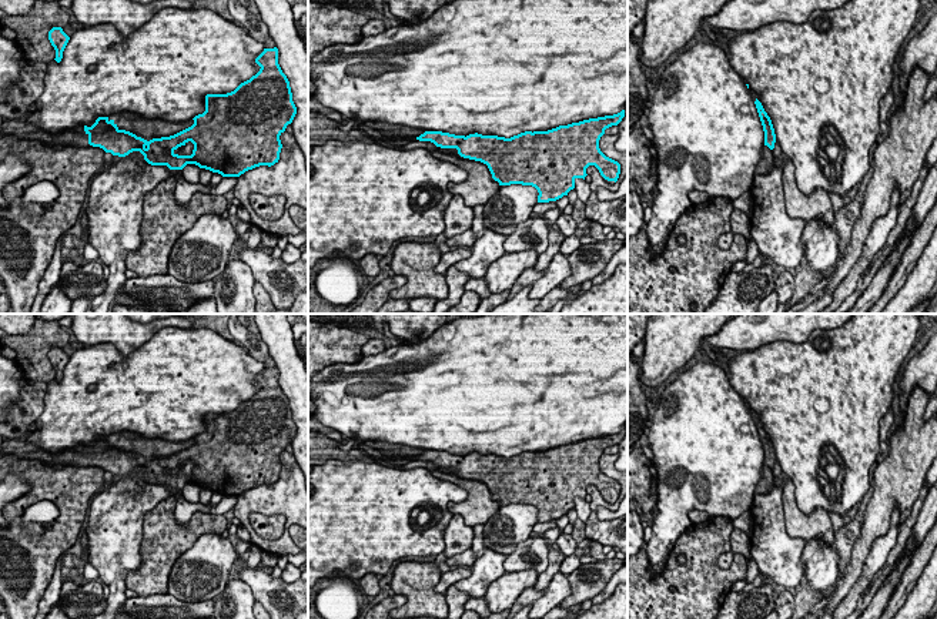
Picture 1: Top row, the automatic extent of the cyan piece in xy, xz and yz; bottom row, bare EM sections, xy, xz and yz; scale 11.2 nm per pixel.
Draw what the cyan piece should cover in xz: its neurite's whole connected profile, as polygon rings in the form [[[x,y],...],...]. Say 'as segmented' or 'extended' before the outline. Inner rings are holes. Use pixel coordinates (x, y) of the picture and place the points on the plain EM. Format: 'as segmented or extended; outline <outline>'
as segmented; outline [[[625,429],[548,451],[525,451],[511,458],[425,451],[416,459],[456,468],[461,476],[486,484],[499,505],[532,505],[539,512],[538,522],[549,522],[568,515],[576,498],[585,499],[589,485],[595,485],[605,499],[618,501],[620,484],[600,471],[599,459],[623,436]]]

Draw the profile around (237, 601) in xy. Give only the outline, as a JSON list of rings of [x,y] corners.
[[[234,578],[214,598],[214,619],[255,619],[254,603],[251,588],[244,580]]]

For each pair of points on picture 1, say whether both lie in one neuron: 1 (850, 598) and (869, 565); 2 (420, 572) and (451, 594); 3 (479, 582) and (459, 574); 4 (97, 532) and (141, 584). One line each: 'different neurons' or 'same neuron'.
1: same neuron
2: different neurons
3: different neurons
4: different neurons

